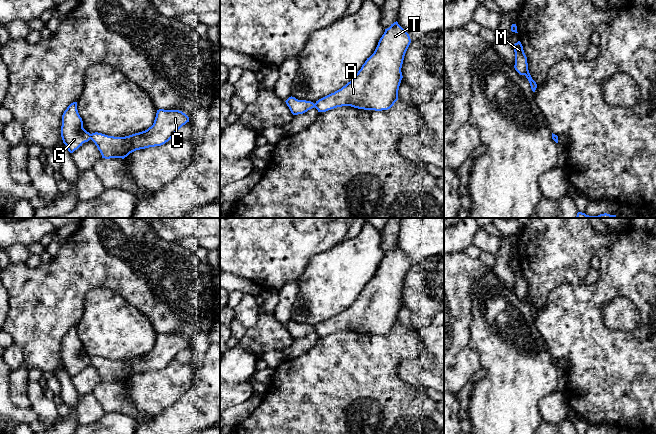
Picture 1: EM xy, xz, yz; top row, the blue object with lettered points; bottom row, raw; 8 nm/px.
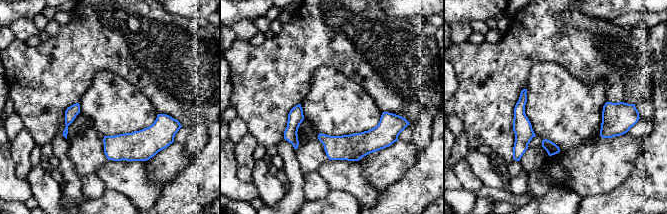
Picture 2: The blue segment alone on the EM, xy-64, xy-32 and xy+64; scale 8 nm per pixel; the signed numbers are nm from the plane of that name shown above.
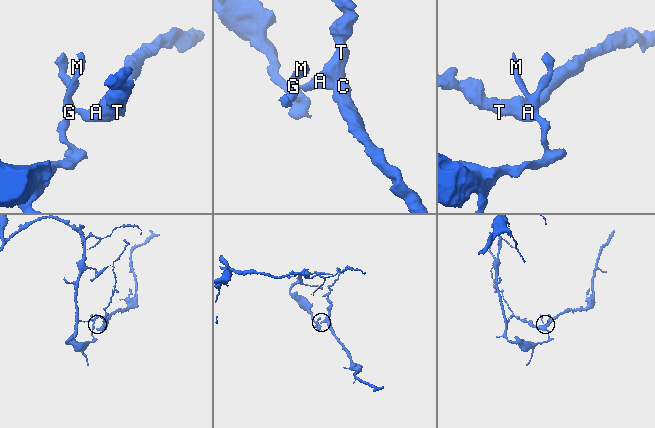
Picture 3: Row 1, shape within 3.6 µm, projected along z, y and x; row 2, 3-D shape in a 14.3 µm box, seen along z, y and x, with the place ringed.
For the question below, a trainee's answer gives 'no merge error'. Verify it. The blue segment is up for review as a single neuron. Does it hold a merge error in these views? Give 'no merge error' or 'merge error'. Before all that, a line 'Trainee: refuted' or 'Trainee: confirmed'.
Trainee: refuted
merge error

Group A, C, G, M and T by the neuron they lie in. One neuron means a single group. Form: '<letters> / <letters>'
A C T / G M

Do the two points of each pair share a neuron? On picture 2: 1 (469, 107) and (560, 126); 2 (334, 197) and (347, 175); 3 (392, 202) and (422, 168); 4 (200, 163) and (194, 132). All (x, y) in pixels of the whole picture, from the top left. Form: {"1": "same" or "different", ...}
{"1": "different", "2": "different", "3": "same", "4": "different"}

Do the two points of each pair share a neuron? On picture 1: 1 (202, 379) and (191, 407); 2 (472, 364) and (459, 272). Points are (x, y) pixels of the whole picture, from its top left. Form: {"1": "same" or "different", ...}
{"1": "same", "2": "same"}

